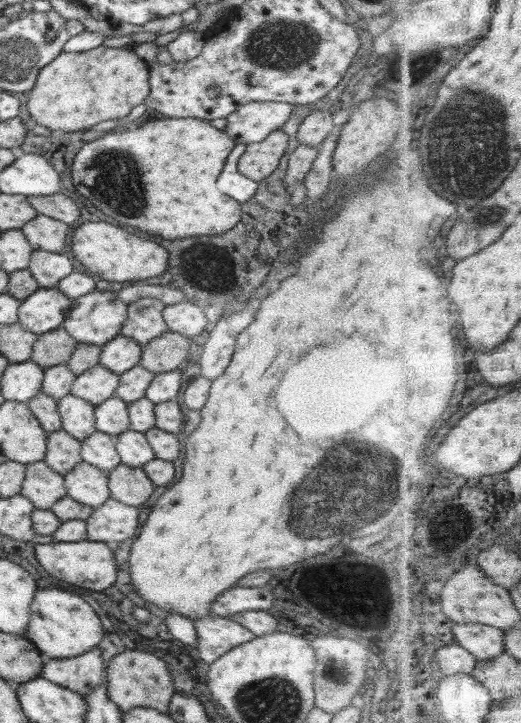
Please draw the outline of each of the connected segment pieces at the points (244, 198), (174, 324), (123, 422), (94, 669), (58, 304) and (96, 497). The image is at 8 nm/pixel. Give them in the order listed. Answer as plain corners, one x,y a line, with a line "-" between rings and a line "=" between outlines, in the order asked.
235,143
234,148
228,155
226,164
224,164
222,174
218,176
220,192
232,196
239,203
248,202
256,194
257,186
259,185
255,180
238,172
237,164
245,150
245,144
=
183,300
181,303
166,305
162,311
169,331
200,341
207,328
205,312
199,307
=
117,397
108,398
95,406
95,428
100,432
116,436
130,429
128,403
=
95,647
74,658
54,658
43,663
41,677
83,697
102,682
101,650
=
39,288
21,301
18,323
36,335
60,328
73,303
57,288
=
80,461
63,476
67,495
72,500
89,507
102,506
111,497
107,476
107,472

